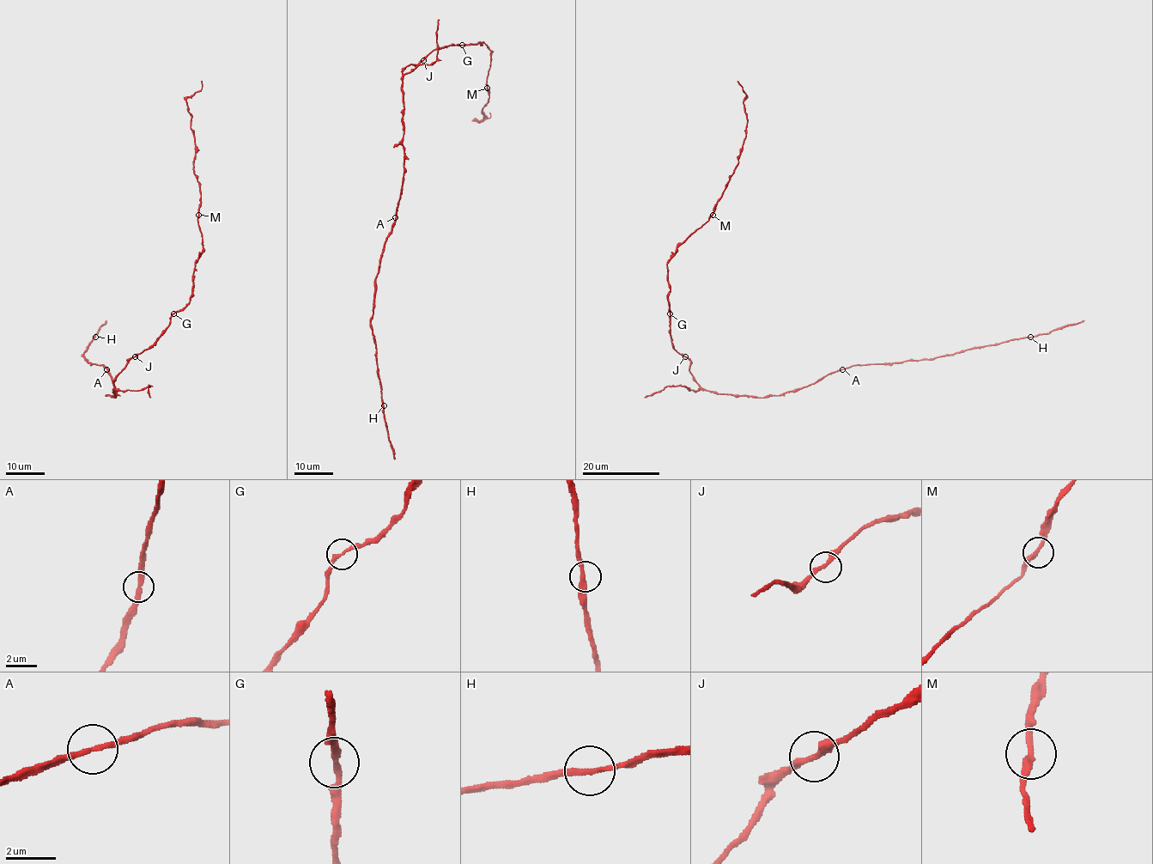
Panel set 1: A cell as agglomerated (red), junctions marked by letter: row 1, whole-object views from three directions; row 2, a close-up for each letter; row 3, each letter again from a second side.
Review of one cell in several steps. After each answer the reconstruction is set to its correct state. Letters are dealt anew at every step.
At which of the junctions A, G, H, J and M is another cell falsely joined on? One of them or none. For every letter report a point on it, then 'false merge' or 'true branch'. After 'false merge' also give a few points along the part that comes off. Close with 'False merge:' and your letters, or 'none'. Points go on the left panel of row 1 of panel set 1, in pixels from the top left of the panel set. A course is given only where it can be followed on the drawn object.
A: (106, 369) | true branch
G: (173, 313) | true branch
H: (95, 337) | true branch
J: (135, 356) | true branch
M: (198, 215) | true branch
False merge: none

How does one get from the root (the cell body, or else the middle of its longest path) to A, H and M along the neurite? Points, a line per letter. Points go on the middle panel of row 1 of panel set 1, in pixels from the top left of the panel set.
A: (402, 84), (403, 176), (395, 217)
H: (402, 84), (403, 176), (397, 214), (376, 278), (371, 319), (384, 405)
M: (402, 84), (402, 72), (409, 64), (418, 64), (433, 51), (449, 45), (483, 42), (491, 51), (487, 88)

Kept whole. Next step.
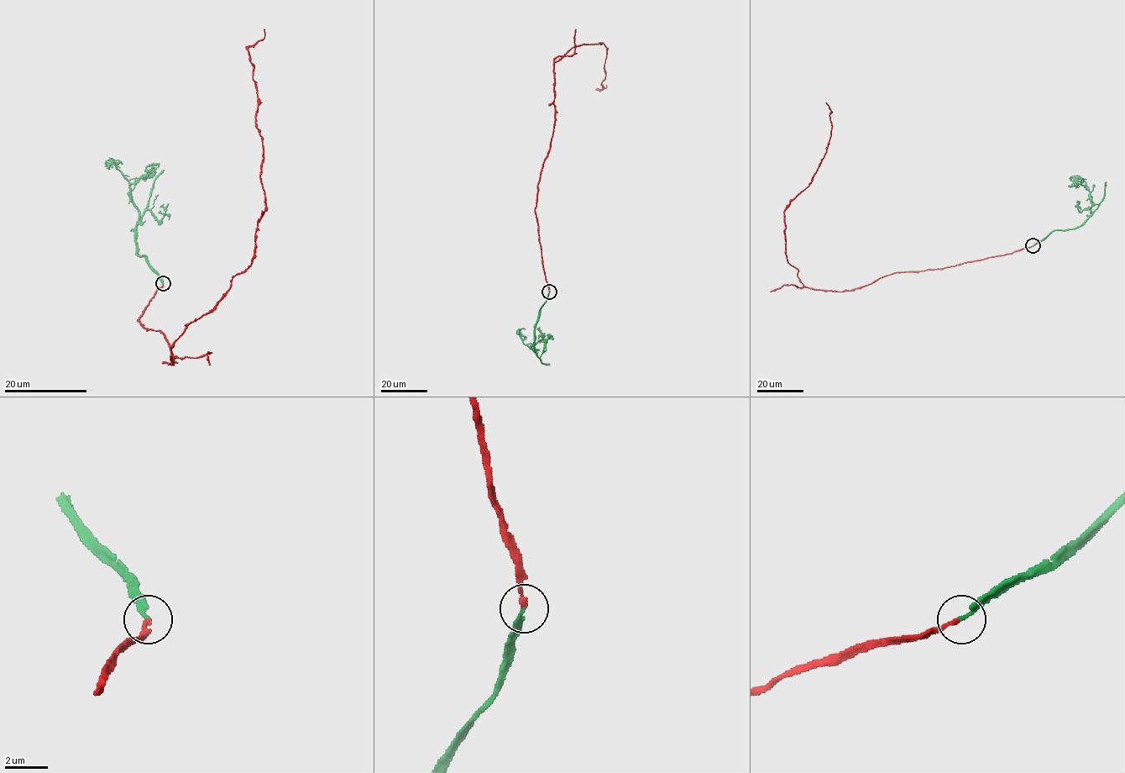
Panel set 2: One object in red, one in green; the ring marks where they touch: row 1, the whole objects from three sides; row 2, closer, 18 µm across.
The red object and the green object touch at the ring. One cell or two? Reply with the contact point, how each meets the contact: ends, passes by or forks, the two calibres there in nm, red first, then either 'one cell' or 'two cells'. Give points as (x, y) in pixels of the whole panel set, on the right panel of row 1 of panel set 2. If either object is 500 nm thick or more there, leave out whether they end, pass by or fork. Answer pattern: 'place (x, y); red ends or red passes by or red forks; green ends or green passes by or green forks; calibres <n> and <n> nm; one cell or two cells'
place (1033, 245); red ends; green ends; calibres 200 and 190 nm; one cell

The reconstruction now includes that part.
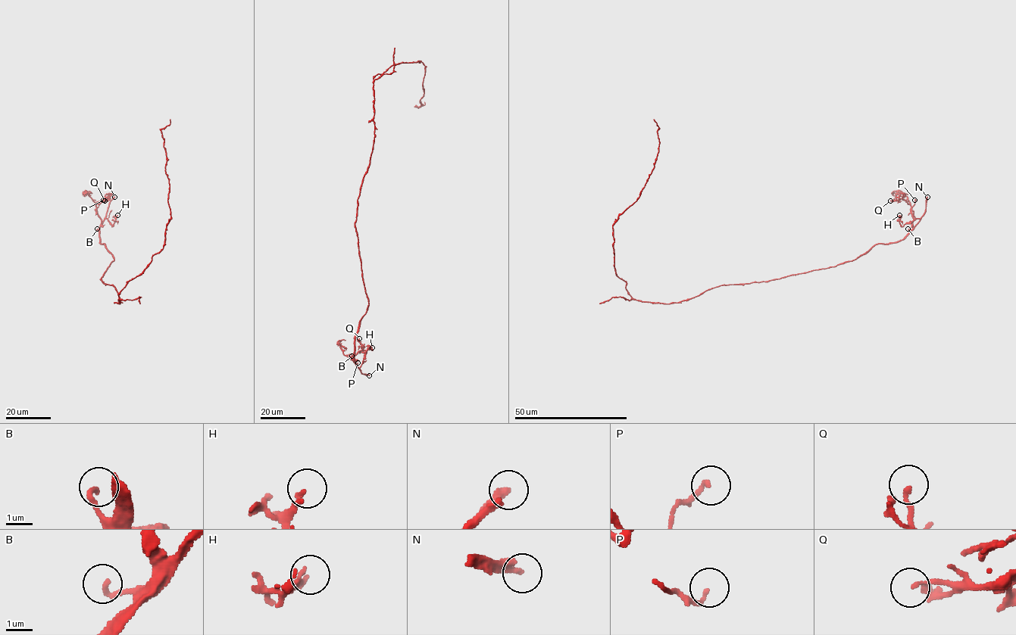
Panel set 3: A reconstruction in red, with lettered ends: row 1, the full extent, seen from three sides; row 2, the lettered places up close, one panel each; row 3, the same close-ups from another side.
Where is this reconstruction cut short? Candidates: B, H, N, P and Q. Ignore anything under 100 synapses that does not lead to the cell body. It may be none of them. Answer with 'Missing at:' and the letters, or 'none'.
Missing at: N

